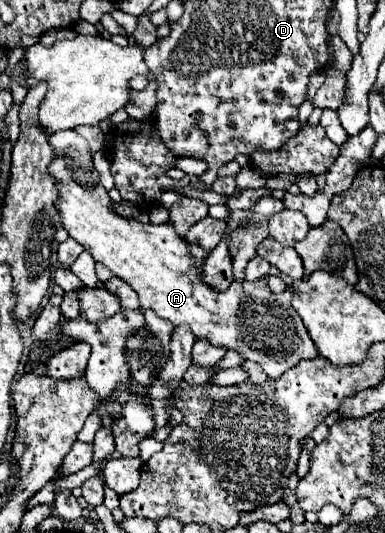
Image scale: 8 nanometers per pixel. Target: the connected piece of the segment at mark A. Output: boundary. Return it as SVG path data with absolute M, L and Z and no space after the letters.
M58 130L50 134L50 144L54 146L58 158L50 164L50 174L58 182L60 200L56 208L62 214L62 224L70 238L78 240L84 248L90 250L96 262L102 262L106 268L110 268L116 276L126 280L140 296L140 306L154 310L160 318L176 324L186 324L194 332L198 340L210 340L216 348L226 348L238 352L242 358L252 360L260 364L260 368L268 374L268 378L278 378L292 366L296 366L300 360L312 360L318 358L318 350L314 348L314 342L310 340L310 334L306 332L306 326L302 324L302 318L292 308L292 296L294 288L288 286L282 294L272 294L266 286L266 282L260 278L260 282L232 282L230 288L218 292L216 288L206 286L202 280L202 264L194 264L194 256L190 256L190 248L186 248L186 240L182 240L170 224L140 224L136 220L120 218L112 210L112 200L108 198L108 192L100 184L98 172L94 170L92 156L88 154L88 142L76 134L74 130Z

